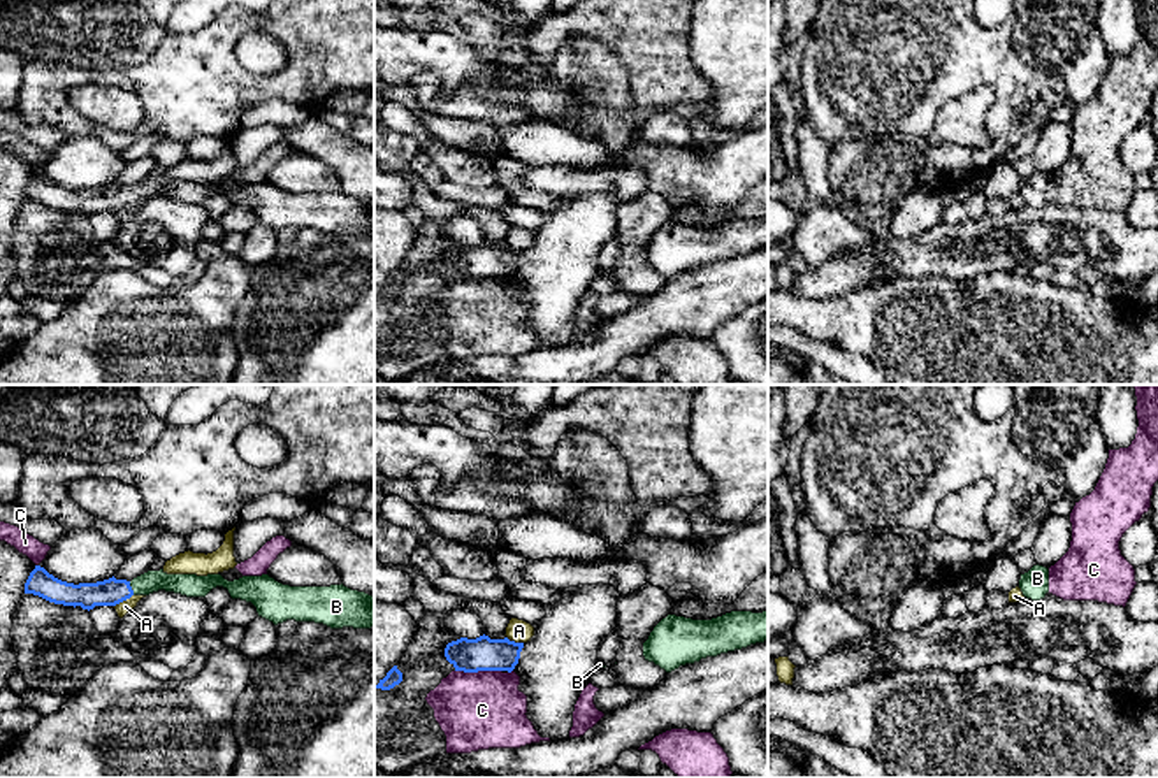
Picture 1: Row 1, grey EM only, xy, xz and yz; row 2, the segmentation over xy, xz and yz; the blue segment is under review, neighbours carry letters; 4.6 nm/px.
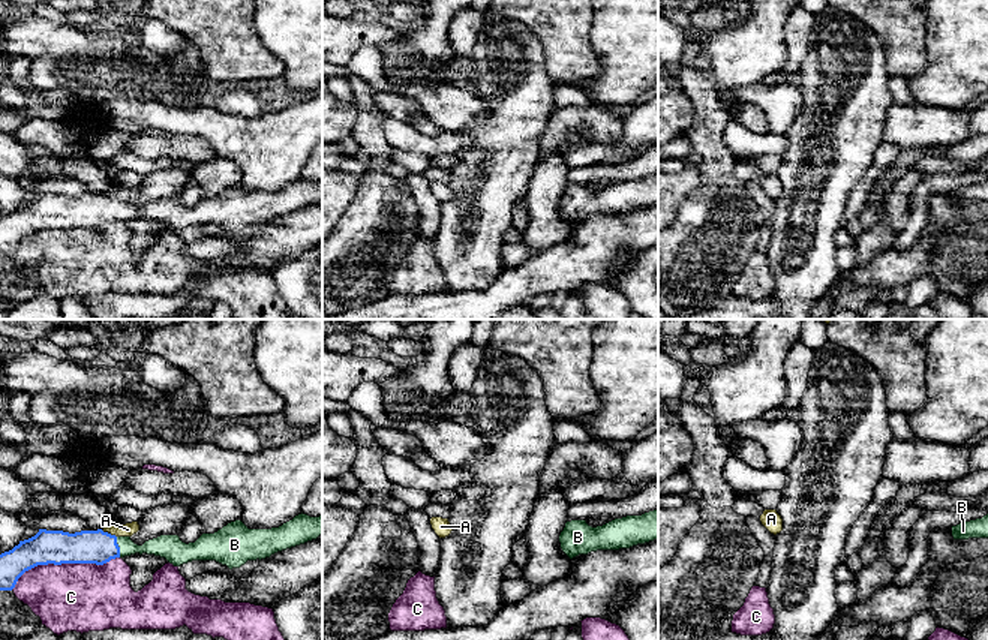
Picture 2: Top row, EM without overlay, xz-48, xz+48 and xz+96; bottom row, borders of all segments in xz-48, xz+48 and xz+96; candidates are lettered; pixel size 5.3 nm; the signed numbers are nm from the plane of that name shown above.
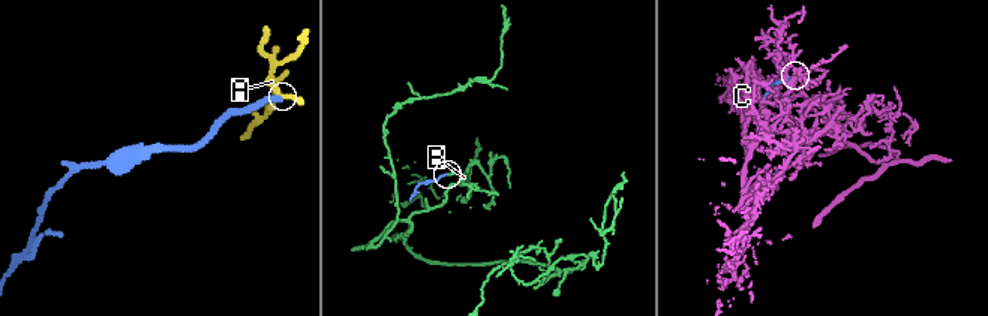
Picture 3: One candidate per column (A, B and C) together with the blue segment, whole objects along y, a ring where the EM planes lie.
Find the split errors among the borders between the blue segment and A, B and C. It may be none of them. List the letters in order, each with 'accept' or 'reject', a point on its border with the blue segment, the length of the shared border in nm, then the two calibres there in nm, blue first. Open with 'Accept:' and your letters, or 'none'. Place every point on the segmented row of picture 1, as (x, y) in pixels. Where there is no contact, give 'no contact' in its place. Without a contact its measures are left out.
Accept: B
A: reject; meets blue in xy at (123, 599); contact 110 nm long; 130 nm thick on the blue side, 60 nm on the other
B: accept; meets blue in xy at (130, 589); contact 70 nm long; 130 nm thick on the blue side, 100 nm on the other
C: reject; meets blue in xz at (478, 669); contact 220 nm long; 160 nm thick on the blue side, 360 nm on the other

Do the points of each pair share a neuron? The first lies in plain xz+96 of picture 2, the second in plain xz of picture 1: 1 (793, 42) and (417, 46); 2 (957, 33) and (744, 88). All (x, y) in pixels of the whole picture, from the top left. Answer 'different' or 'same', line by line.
1: different
2: same

